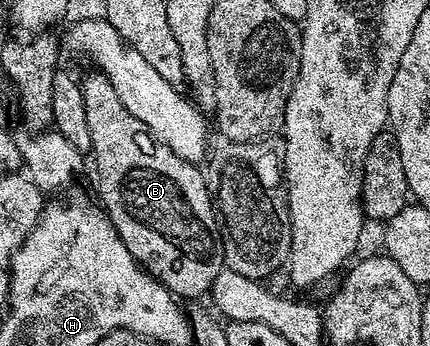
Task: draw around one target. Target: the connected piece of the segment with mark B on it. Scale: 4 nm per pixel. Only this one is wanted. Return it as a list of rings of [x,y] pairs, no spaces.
[[[91,72],[87,78],[82,78],[81,84],[85,95],[85,120],[89,122],[90,156],[95,157],[95,177],[99,180],[98,200],[103,212],[140,269],[162,283],[176,298],[199,297],[202,293],[204,296],[225,267],[223,235],[215,218],[213,198],[207,189],[204,170],[196,162],[181,159],[181,155],[169,151],[169,147],[154,137],[145,123],[135,119],[122,106],[105,74]]]

